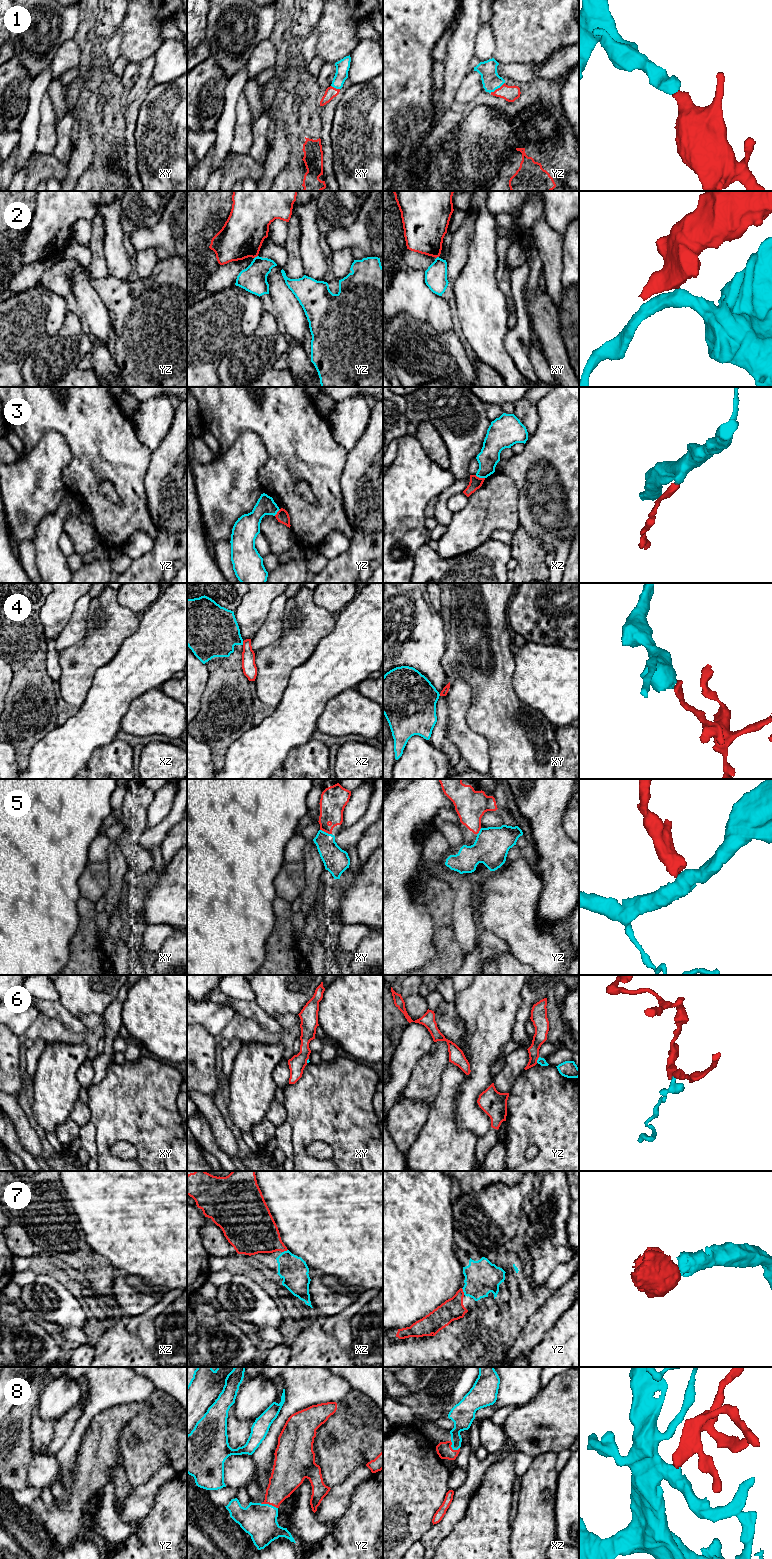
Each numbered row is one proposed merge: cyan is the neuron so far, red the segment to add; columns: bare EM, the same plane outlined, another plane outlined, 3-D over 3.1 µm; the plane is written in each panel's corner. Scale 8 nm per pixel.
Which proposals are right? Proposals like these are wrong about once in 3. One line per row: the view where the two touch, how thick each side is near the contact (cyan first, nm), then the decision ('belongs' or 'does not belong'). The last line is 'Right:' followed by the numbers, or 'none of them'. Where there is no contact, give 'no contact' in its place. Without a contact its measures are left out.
1: yz | 150/130 nm | belongs
2: yz | 220/340 nm | does not belong
3: xz | 160/100 nm | does not belong
4: xz | 400/110 nm | does not belong
5: xy | 200/200 nm | does not belong
6: yz | 60/110 nm | does not belong
7: yz | 280/180 nm | belongs
8: yz | 280/240 nm | belongs
Right: 1, 7, 8

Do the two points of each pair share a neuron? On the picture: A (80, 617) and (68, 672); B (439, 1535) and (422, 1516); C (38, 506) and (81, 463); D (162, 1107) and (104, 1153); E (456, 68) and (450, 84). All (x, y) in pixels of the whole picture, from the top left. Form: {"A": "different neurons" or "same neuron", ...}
{"A": "different neurons", "B": "different neurons", "C": "different neurons", "D": "same neuron", "E": "same neuron"}

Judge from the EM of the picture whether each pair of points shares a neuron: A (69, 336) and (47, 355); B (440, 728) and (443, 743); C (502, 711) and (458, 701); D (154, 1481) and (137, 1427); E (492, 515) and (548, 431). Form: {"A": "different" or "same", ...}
{"A": "same", "B": "same", "C": "different", "D": "different", "E": "different"}

